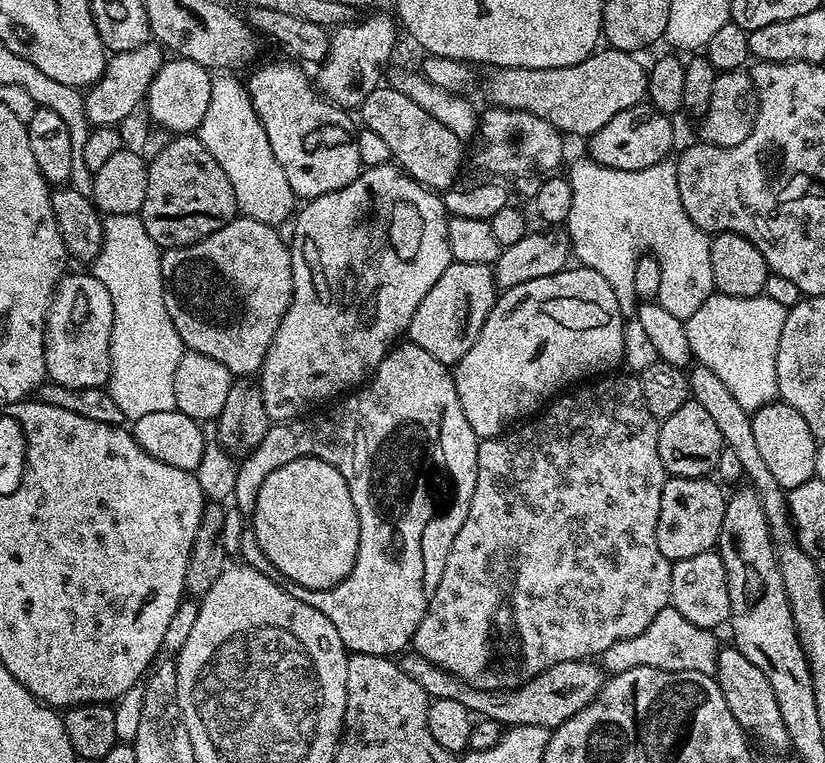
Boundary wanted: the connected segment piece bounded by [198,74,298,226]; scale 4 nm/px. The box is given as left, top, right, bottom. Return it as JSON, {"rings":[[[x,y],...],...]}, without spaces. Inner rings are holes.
{"rings":[[[220,74],[213,79],[210,90],[210,100],[206,112],[200,122],[198,135],[202,146],[210,150],[214,162],[222,166],[222,174],[230,178],[230,186],[234,190],[236,207],[240,216],[248,216],[263,224],[280,226],[284,219],[291,217],[298,208],[298,198],[294,190],[290,190],[290,182],[286,182],[286,173],[282,166],[278,166],[278,158],[274,158],[274,150],[270,150],[266,130],[262,126],[260,117],[256,115],[254,106],[248,101],[248,90],[243,79],[235,80],[235,75]]]}

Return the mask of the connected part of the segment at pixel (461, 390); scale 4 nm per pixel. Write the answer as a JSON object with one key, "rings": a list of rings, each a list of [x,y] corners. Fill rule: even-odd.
{"rings":[[[569,266],[563,272],[555,272],[546,278],[534,278],[530,282],[522,282],[513,288],[503,289],[497,295],[486,322],[482,322],[482,330],[478,334],[478,338],[474,338],[474,346],[470,346],[470,350],[466,350],[466,354],[462,354],[462,358],[454,365],[458,402],[462,402],[462,414],[466,414],[466,422],[470,422],[470,430],[474,430],[474,434],[478,438],[499,436],[501,432],[511,429],[517,422],[539,413],[549,401],[561,395],[565,390],[579,385],[589,378],[611,373],[615,369],[612,367],[616,363],[619,365],[624,359],[625,319],[626,317],[618,306],[618,298],[614,298],[614,290],[610,290],[610,282],[606,282],[606,278],[602,278],[602,274],[598,274],[598,270],[590,270],[583,266]]]}

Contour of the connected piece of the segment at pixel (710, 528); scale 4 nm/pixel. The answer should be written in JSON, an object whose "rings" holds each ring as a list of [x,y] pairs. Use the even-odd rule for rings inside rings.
{"rings":[[[673,476],[665,479],[662,486],[662,502],[658,506],[656,537],[658,550],[662,550],[666,559],[675,562],[682,558],[694,558],[694,554],[711,552],[719,545],[722,518],[728,505],[726,492],[719,487],[724,489],[715,479],[702,476]]]}

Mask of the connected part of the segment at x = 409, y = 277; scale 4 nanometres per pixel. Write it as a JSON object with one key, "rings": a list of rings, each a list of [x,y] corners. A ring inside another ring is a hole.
{"rings":[[[389,162],[382,166],[364,168],[360,176],[354,178],[354,182],[350,182],[350,186],[342,186],[342,190],[334,190],[330,194],[322,194],[318,198],[307,201],[295,213],[296,225],[292,228],[292,240],[290,236],[292,301],[274,334],[274,342],[270,346],[270,350],[266,350],[264,364],[258,373],[262,402],[265,403],[269,421],[283,422],[307,417],[315,409],[312,408],[315,404],[320,404],[323,400],[328,399],[331,401],[333,398],[363,385],[376,371],[384,355],[407,333],[410,318],[414,318],[414,310],[418,310],[418,302],[422,302],[422,298],[426,298],[430,286],[434,286],[434,282],[438,282],[438,278],[442,278],[444,271],[454,262],[448,241],[449,213],[446,211],[445,201],[441,197],[439,200],[436,196],[439,195],[433,189],[425,188],[412,176],[404,173],[399,164]]]}

